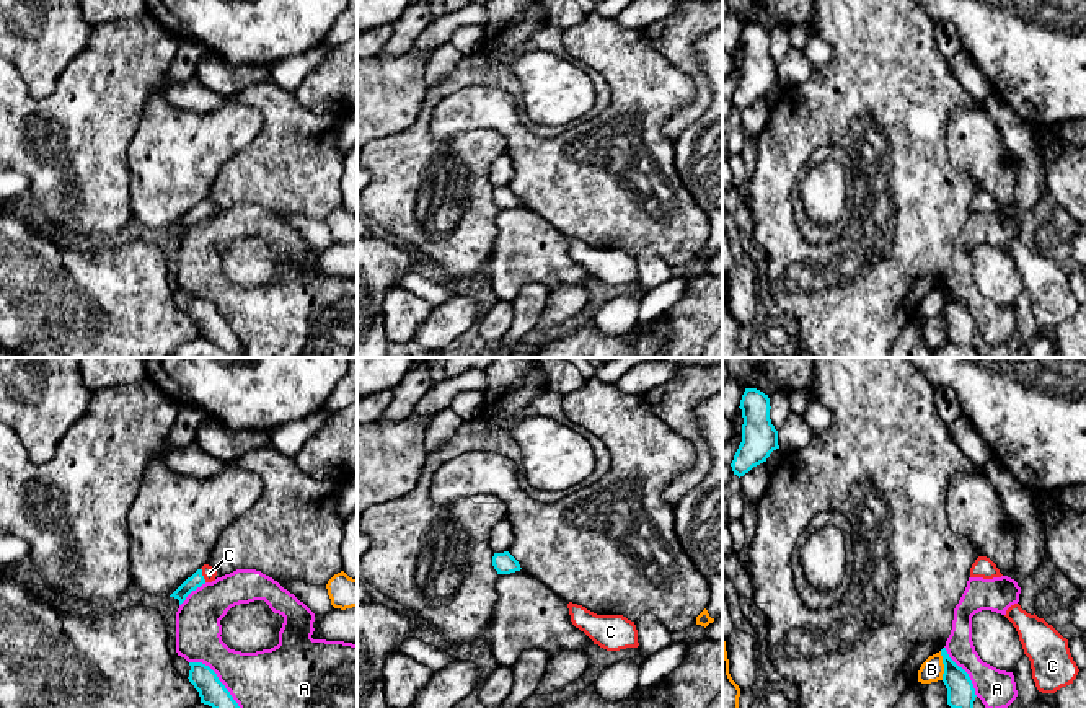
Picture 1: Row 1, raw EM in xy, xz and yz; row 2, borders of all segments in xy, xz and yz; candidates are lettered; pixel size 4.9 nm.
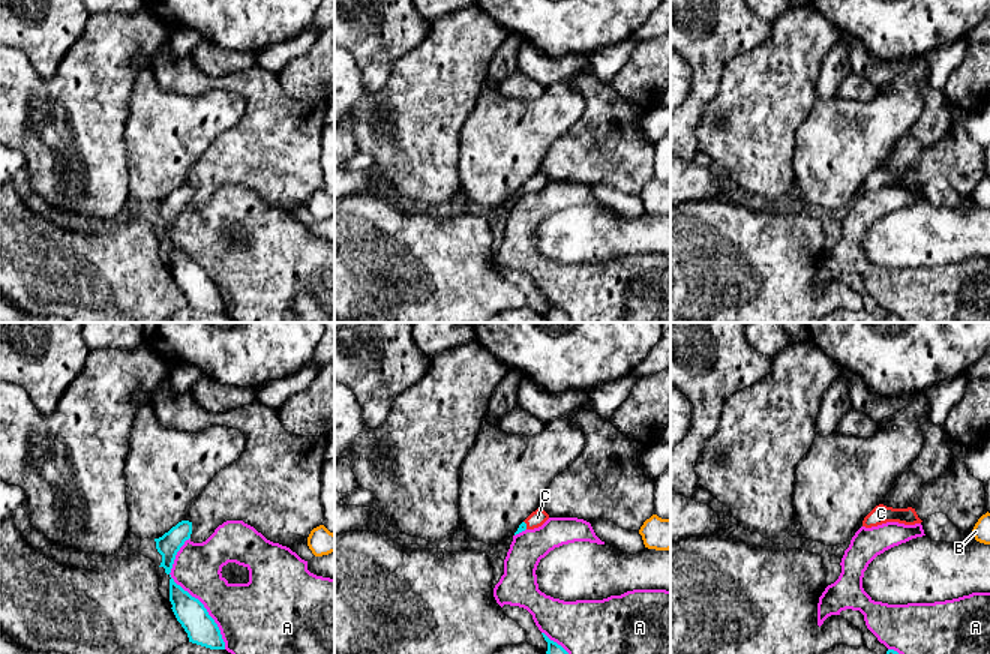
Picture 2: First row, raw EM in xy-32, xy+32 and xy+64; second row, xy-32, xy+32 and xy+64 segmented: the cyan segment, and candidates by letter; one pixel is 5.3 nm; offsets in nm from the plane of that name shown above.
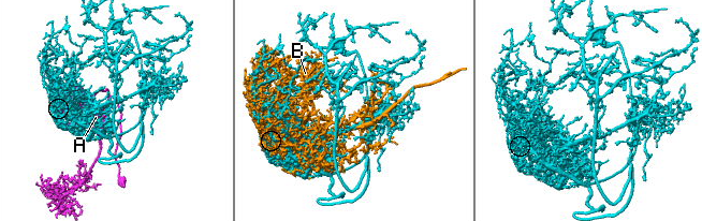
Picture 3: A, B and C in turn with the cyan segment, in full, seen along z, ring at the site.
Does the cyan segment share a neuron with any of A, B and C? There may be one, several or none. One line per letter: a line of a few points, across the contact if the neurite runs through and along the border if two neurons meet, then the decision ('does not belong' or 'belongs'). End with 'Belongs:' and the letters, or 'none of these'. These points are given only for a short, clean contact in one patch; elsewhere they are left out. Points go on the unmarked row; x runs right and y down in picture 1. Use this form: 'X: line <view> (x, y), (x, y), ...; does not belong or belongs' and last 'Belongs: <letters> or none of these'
A: does not belong
B: does not belong
C: line xy (196, 214), (201, 209), (209, 207); belongs
Belongs: C

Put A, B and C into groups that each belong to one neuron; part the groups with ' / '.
A / B / C

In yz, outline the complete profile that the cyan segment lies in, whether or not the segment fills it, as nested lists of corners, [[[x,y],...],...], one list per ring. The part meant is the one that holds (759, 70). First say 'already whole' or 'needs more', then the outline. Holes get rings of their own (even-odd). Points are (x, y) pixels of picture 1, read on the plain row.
already whole; [[[745,23],[740,41],[742,44],[742,77],[731,98],[734,109],[739,113],[753,101],[766,96],[778,80],[778,65],[770,54],[770,33],[757,23]]]

